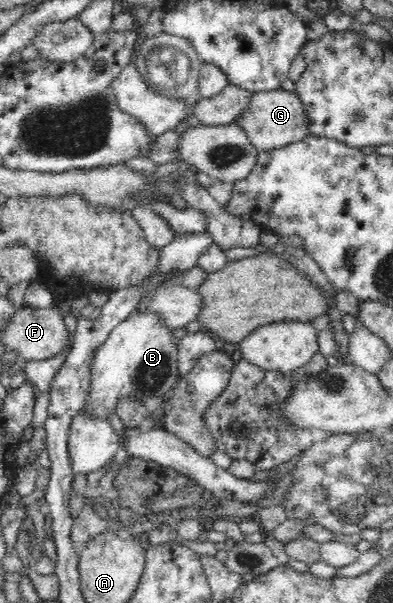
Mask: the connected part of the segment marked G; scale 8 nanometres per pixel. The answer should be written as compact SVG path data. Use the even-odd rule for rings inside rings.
M284 89L250 92L250 102L248 106L238 114L238 118L233 121L240 126L254 148L260 151L274 150L291 144L300 142L308 136L308 117L304 113L304 105L296 93L290 93Z

